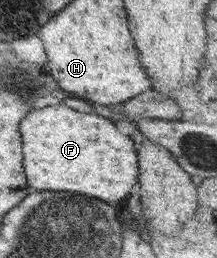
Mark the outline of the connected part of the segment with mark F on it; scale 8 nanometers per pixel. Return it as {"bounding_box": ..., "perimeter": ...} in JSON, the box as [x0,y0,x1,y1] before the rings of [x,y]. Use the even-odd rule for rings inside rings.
{"bounding_box":[19,104,138,203],"perimeter":[[[65,104],[30,110],[19,123],[22,136],[23,168],[27,176],[27,186],[37,191],[71,191],[87,197],[94,197],[113,203],[127,199],[138,183],[138,155],[131,136],[123,135],[111,119],[91,112],[79,112]]]}

